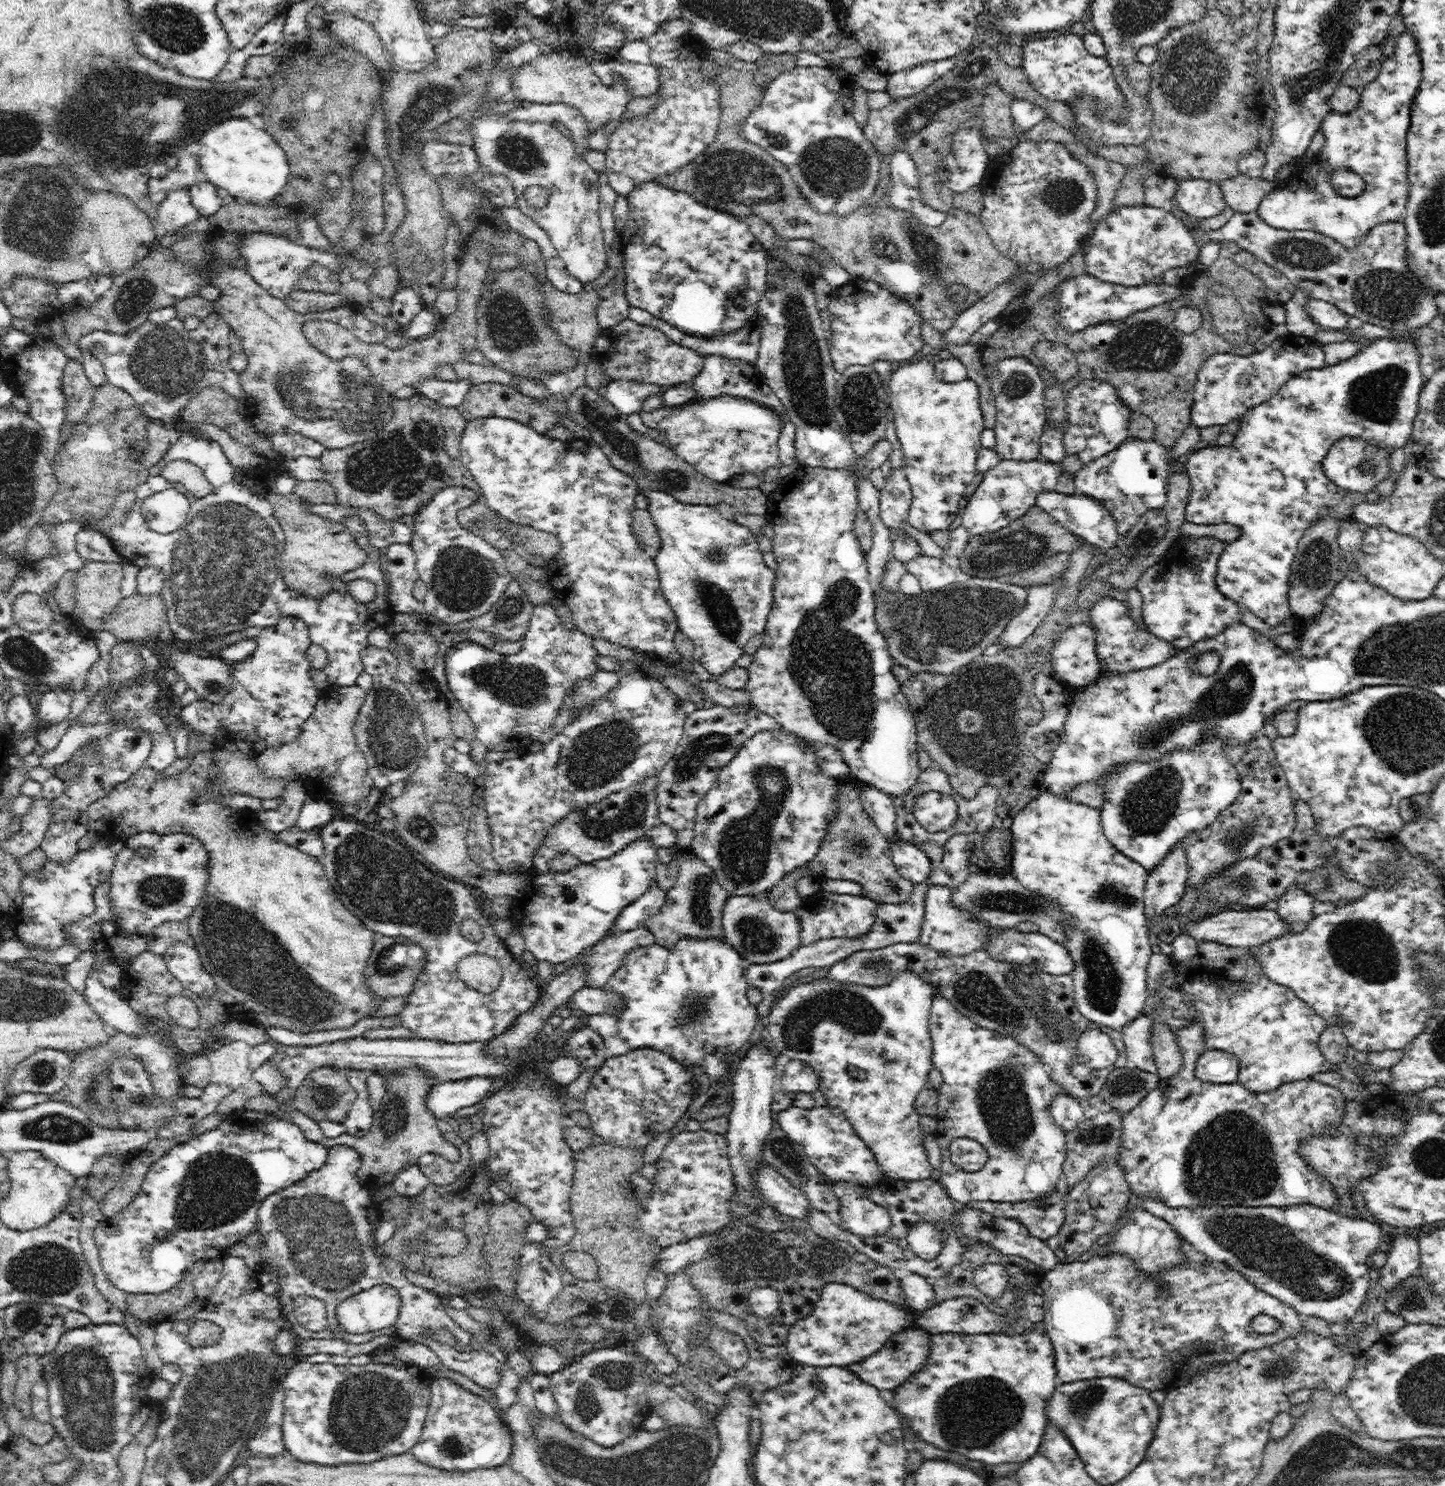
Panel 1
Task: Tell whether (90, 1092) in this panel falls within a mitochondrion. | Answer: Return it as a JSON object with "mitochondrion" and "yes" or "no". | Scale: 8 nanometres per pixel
{"mitochondrion":"yes"}

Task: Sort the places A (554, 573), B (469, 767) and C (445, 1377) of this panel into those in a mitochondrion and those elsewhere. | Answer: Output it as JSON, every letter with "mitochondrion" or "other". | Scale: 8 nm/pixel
{"A":"other","B":"other","C":"other"}

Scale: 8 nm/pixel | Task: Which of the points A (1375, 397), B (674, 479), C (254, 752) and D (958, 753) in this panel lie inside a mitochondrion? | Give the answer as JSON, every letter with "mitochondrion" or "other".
{"A":"mitochondrion","B":"mitochondrion","C":"other","D":"mitochondrion"}

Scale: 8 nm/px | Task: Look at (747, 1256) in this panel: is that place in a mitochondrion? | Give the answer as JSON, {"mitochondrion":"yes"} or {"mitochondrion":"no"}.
{"mitochondrion":"yes"}

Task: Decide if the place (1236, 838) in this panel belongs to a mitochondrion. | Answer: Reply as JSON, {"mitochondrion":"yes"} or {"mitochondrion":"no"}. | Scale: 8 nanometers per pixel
{"mitochondrion":"yes"}

